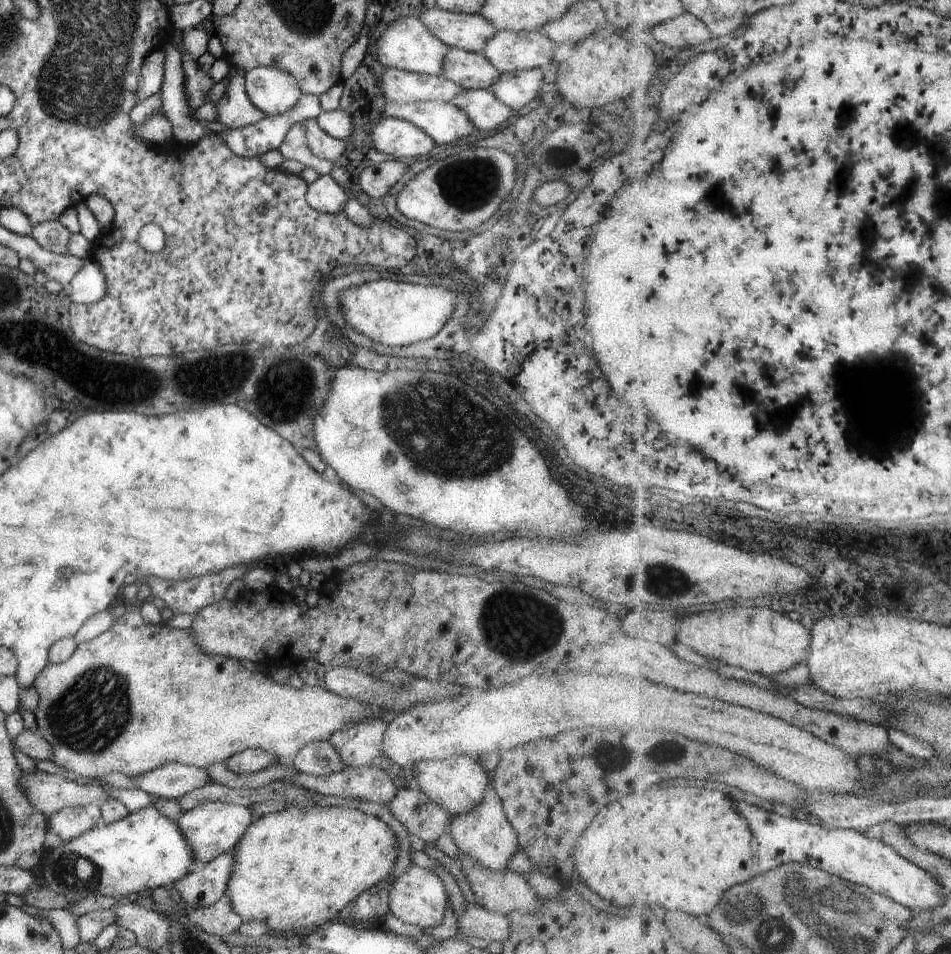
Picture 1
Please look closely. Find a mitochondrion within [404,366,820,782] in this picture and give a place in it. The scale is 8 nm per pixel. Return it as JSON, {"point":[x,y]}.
{"point":[531,631]}

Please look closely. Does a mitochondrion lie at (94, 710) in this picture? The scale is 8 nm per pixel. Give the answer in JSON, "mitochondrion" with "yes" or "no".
{"mitochondrion":"yes"}

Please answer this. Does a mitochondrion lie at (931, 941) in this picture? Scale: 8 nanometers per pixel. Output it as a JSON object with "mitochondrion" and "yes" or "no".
{"mitochondrion":"no"}

